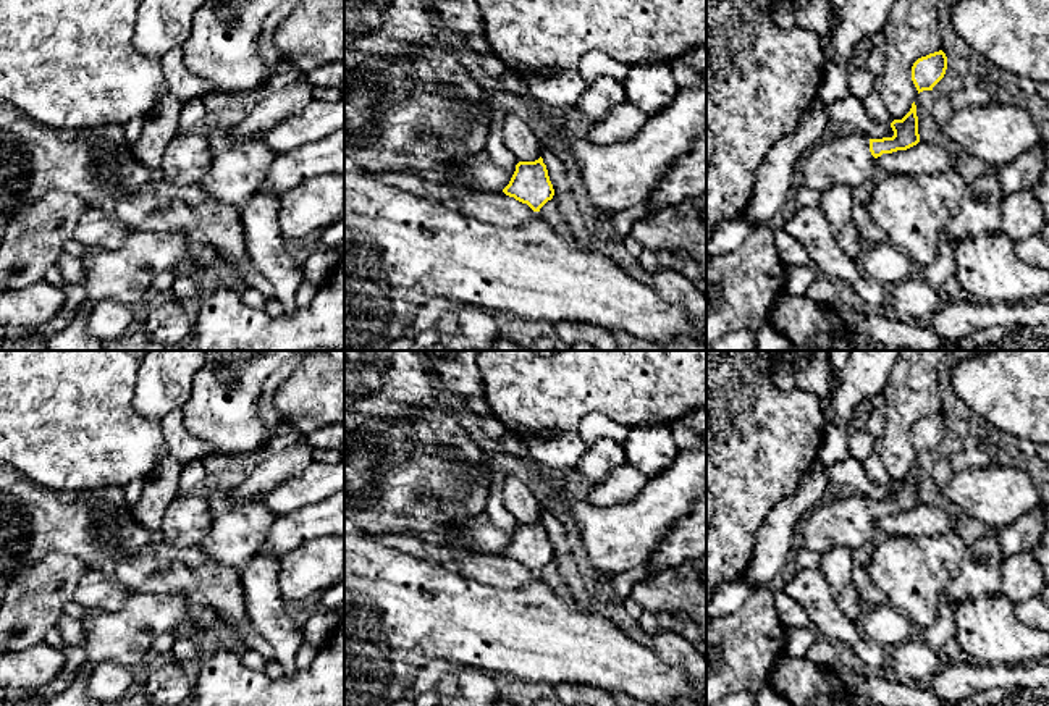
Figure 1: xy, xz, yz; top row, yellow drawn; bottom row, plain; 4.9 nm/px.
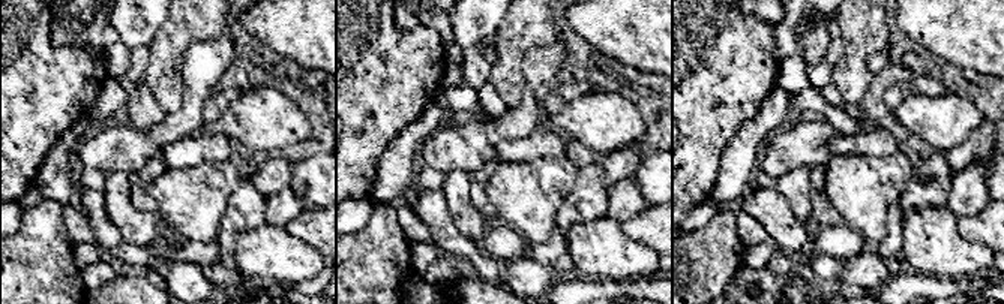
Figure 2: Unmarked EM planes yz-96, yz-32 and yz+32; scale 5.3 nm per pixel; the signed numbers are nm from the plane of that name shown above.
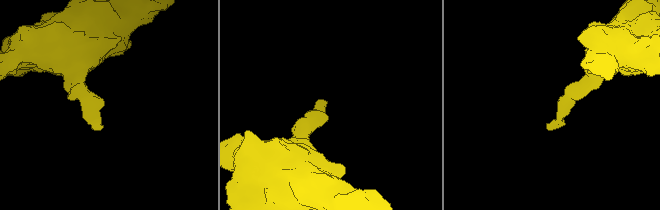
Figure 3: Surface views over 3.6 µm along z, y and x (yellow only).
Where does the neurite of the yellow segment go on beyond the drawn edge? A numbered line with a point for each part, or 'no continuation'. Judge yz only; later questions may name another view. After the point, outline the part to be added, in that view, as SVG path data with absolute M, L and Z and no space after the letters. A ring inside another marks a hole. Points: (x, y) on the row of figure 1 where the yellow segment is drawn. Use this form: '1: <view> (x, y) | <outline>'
1: yz (839, 160) | M863 132L829 136L802 158L803 184L826 192L834 186L857 187L879 173L870 152L870 137Z

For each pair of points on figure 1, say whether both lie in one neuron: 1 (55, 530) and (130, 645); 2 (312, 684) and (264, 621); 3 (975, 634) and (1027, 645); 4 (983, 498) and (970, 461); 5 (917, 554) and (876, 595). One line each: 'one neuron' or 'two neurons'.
1: two neurons
2: two neurons
3: one neuron
4: two neurons
5: two neurons

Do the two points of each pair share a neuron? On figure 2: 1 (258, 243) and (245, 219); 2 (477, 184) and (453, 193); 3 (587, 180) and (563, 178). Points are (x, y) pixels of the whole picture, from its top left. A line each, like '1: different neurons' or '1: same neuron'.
1: different neurons
2: different neurons
3: different neurons

